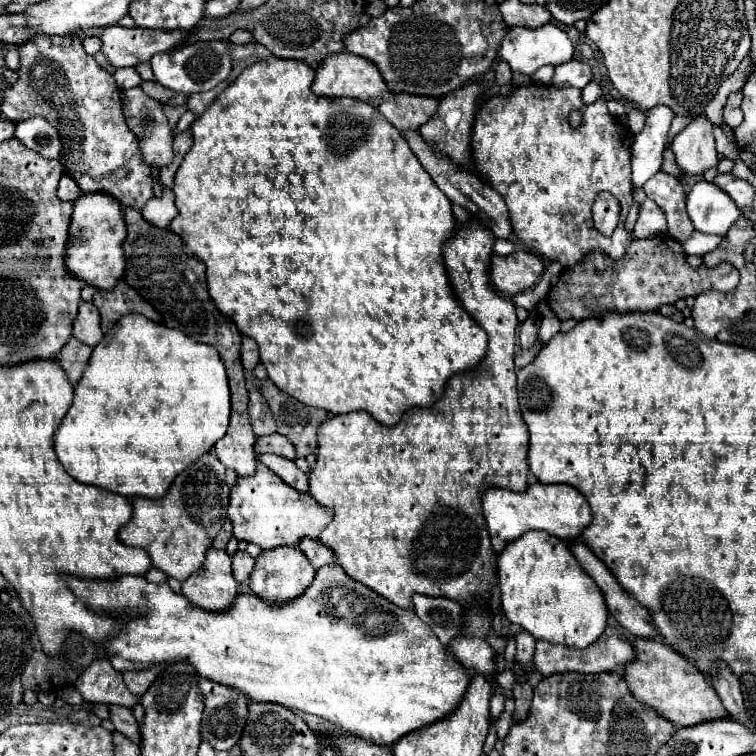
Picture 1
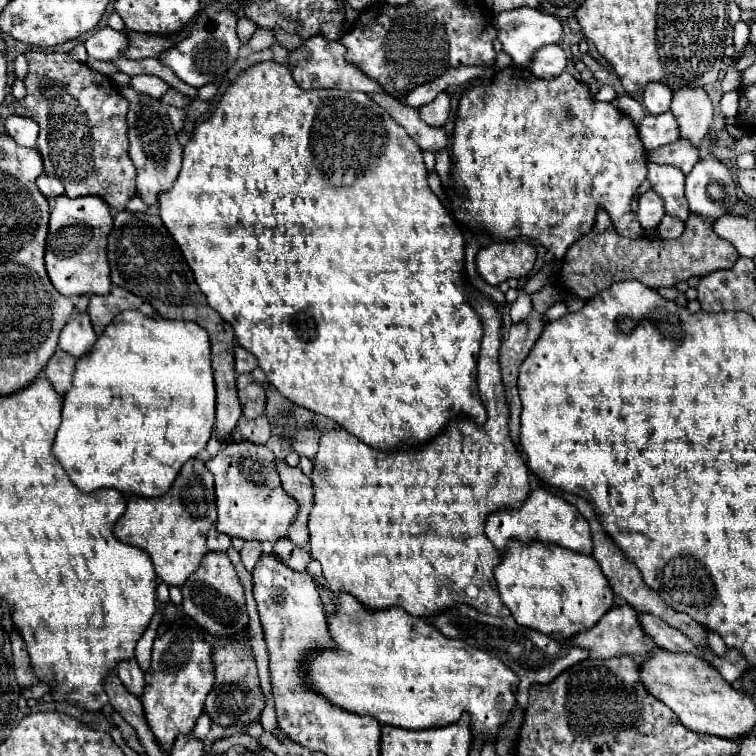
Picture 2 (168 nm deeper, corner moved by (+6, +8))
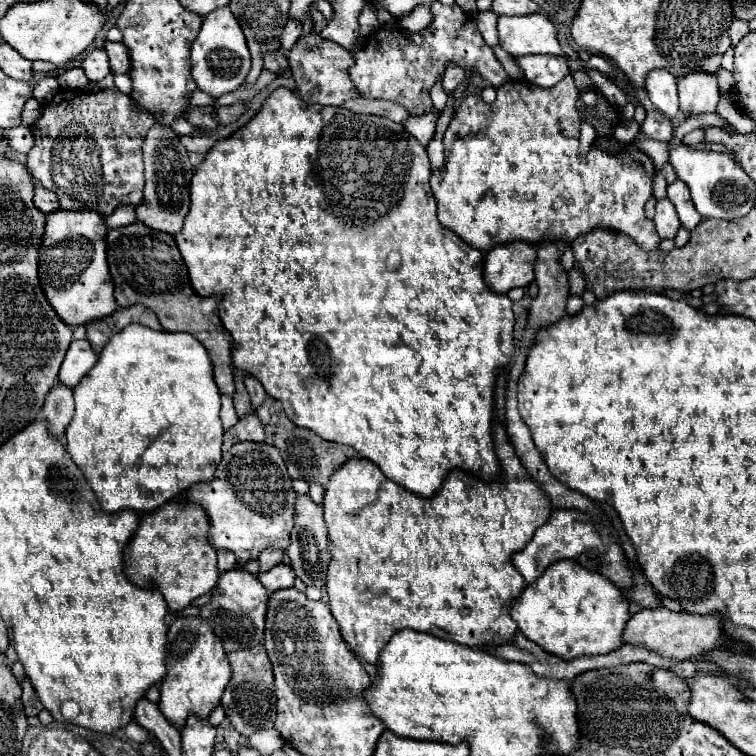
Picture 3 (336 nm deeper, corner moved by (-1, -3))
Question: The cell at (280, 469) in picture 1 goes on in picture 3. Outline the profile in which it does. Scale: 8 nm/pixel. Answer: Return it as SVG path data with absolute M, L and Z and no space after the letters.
M298 494L294 504L294 528L292 528L292 542L286 550L290 556L290 566L294 568L296 576L306 586L318 586L322 588L326 584L326 568L330 562L328 552L328 540L326 540L326 524L324 524L324 508L322 504L316 504L310 494Z

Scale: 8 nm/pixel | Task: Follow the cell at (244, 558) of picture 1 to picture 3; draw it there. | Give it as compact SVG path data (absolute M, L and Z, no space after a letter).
M266 548L264 552L260 552L260 556L258 556L260 572L268 572L276 564L280 564L282 556L284 556L284 550L278 550L278 548Z

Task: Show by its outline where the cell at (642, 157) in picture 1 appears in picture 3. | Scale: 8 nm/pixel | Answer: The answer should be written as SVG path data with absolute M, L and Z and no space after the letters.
M652 70L646 78L646 92L654 108L666 116L674 118L678 114L678 92L676 78L668 70Z

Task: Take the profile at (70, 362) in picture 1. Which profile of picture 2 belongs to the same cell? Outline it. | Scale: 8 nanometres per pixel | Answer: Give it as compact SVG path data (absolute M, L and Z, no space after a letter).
M55 351L55 355L49 359L45 367L45 379L53 385L53 389L61 397L69 391L73 369L75 369L75 357L69 357L67 353L61 351Z

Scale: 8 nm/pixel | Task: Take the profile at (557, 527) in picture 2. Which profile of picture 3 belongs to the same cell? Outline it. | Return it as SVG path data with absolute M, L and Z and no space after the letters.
M554 510L550 514L548 522L534 532L534 536L526 544L526 548L512 556L512 564L524 576L524 580L530 584L552 562L562 560L562 558L578 560L584 568L604 574L606 578L610 578L620 588L630 588L632 586L632 572L626 566L624 552L620 550L620 546L612 538L606 536L606 532L598 530L598 526L592 522L592 518L588 514L584 514L584 512L578 512L578 510Z

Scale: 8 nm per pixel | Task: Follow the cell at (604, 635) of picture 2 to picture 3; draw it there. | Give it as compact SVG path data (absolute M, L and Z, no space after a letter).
M668 608L640 610L630 616L626 628L622 632L622 642L630 646L642 646L648 652L656 652L660 656L670 656L676 660L690 660L692 656L700 656L708 652L716 644L730 646L728 638L724 638L720 628L720 618L714 614L696 616L696 614L676 614Z

